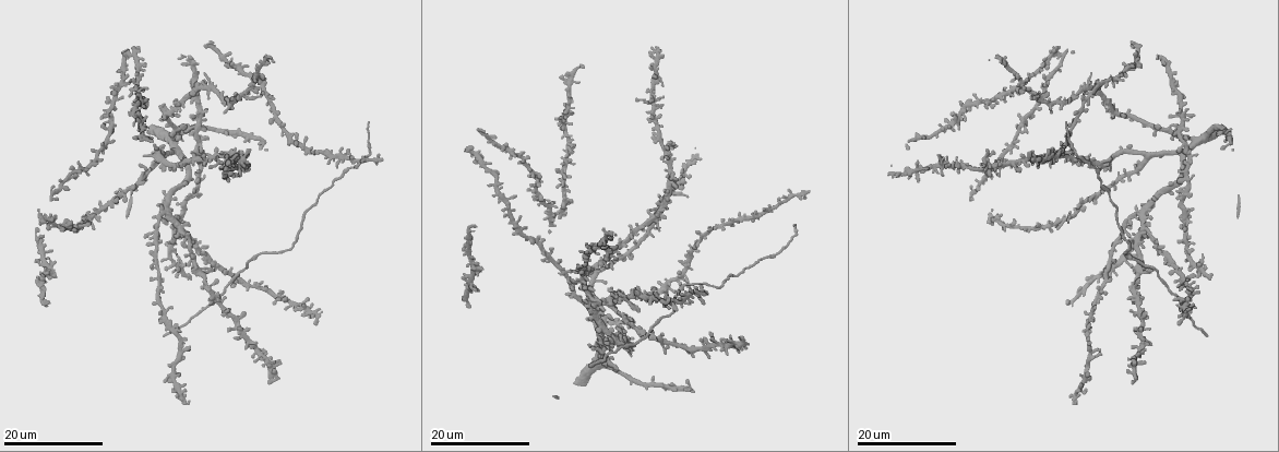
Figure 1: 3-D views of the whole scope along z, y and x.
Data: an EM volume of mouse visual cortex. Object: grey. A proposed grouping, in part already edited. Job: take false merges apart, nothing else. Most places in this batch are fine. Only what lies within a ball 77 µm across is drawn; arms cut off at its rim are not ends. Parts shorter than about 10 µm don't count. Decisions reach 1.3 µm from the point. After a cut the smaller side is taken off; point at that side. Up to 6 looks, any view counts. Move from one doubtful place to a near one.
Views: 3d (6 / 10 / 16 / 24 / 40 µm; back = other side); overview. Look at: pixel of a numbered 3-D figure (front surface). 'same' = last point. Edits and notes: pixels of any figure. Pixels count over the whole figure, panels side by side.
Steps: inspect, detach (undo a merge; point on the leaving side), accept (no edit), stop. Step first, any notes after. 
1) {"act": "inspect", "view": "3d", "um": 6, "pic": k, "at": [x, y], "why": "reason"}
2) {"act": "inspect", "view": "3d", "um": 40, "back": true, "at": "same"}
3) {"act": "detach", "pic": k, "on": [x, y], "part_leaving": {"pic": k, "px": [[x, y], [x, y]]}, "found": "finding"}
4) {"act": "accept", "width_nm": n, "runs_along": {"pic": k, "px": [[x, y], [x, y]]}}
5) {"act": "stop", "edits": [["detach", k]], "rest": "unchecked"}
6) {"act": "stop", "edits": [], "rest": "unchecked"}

{"act": "inspect", "view": "3d", "um": 16, "pic": 1, "at": [513, 225], "why": "three arms meet"}

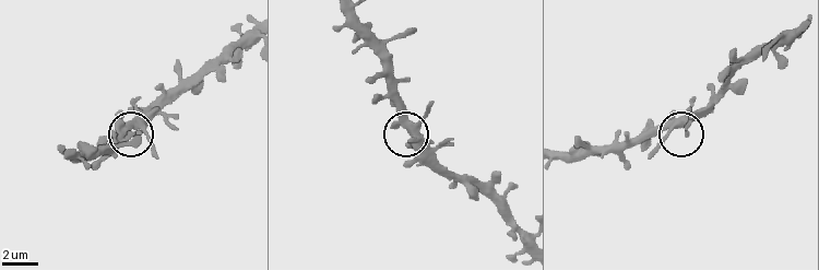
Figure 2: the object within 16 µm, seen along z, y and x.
{"act": "inspect", "view": "3d", "um": 10, "pic": 2, "at": [137, 132], "why": "closer look"}

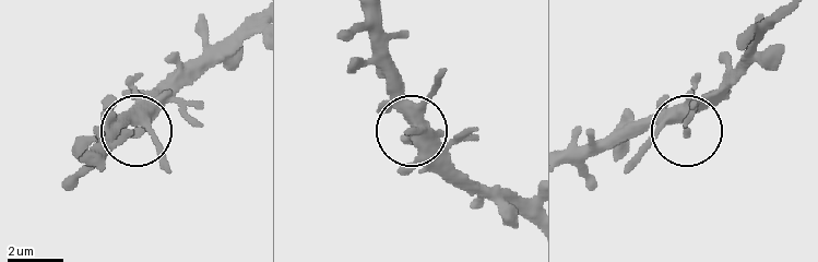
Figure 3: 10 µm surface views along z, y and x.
{"act": "accept", "width_nm": 350, "runs_along": {"pic": 3, "px": [[525, 218], [476, 190], [415, 132], [415, 112], [434, 80]]}, "found": "one cell here"}

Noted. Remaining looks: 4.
{"act": "inspect", "view": "3d", "um": 24, "pic": 1, "at": [168, 217]}

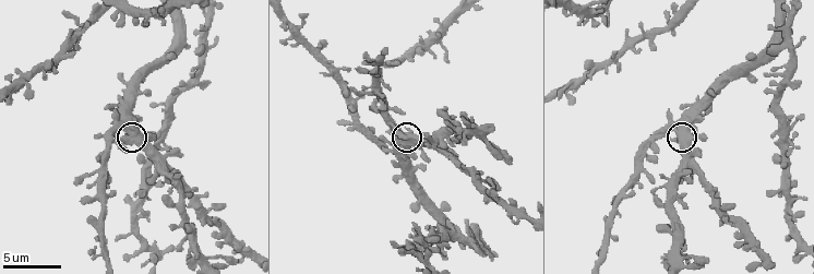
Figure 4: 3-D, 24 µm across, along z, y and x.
{"act": "inspect", "view": "3d", "um": 6, "pic": 4, "at": [408, 136]}

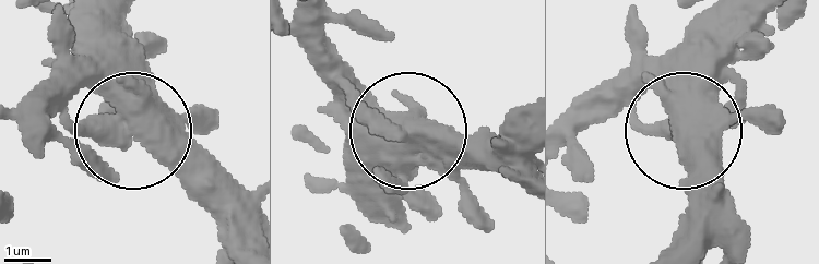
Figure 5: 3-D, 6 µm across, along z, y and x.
{"act": "accept", "side_arm_um": 49, "runs_along": {"pic": 5, "px": [[133, 13], [129, 127], [20, 119]]}, "found": "all the same cell"}

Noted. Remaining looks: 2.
{"act": "stop", "edits": [], "rest": "unchecked"}

